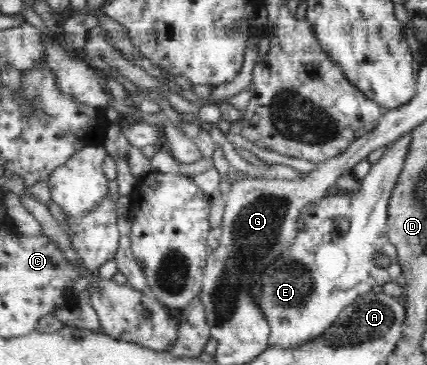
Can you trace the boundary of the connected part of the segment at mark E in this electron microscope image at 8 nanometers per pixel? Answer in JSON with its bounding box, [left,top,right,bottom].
[251,132,411,348]

